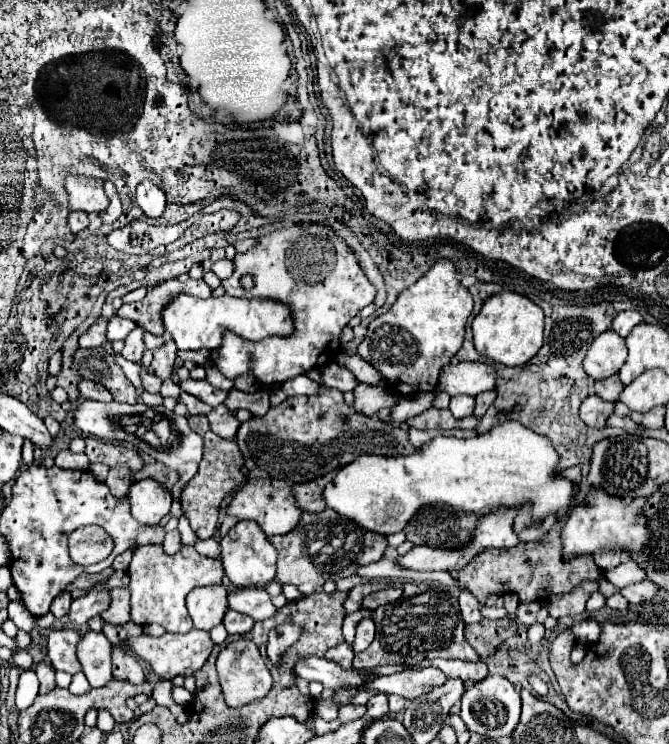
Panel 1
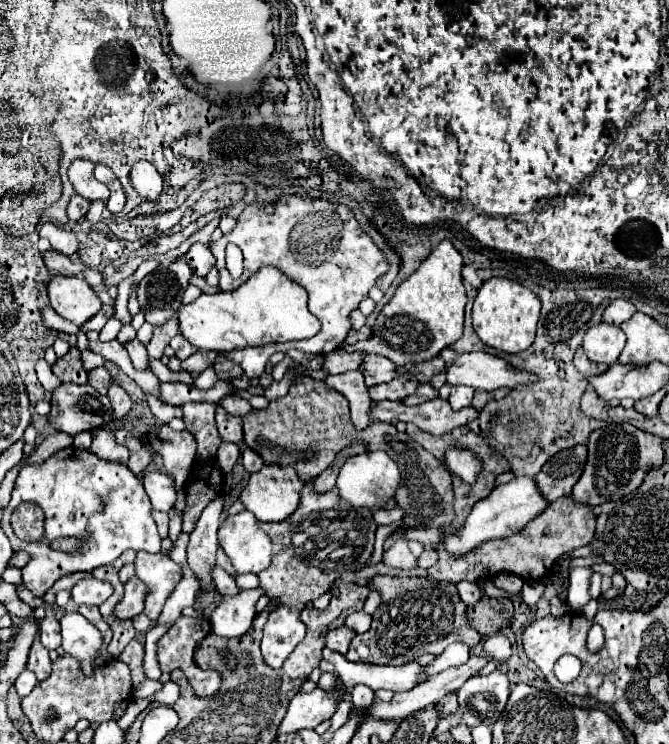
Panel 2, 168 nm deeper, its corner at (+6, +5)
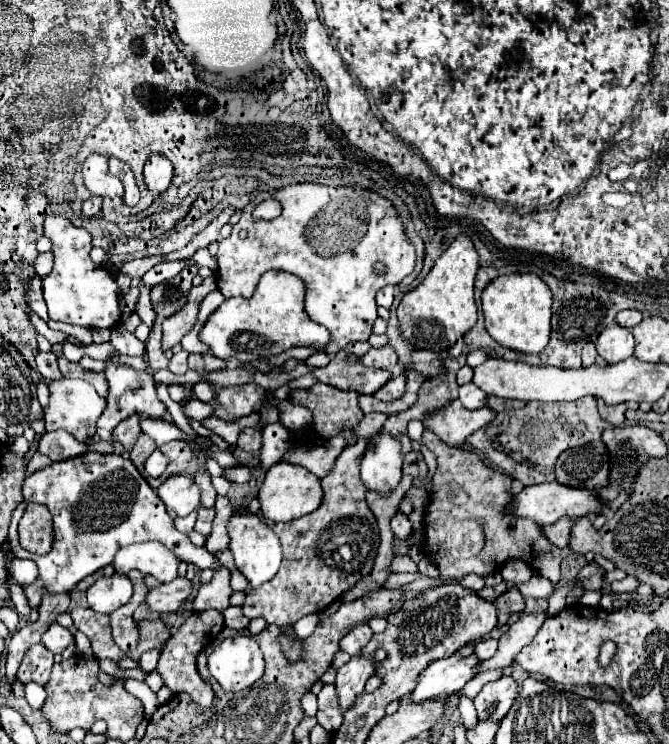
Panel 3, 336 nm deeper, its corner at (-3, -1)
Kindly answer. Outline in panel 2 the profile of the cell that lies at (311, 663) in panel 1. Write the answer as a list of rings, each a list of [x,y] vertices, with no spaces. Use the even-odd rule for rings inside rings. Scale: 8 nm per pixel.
[[[324,649],[322,659],[334,665],[334,673],[342,681],[346,689],[356,685],[368,685],[370,689],[392,689],[392,691],[408,691],[418,683],[422,667],[418,663],[406,663],[400,667],[392,665],[368,665],[364,661],[348,661],[344,655]]]

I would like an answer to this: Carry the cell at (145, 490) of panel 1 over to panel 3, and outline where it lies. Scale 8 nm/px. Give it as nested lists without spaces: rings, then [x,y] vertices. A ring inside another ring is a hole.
[[[173,475],[157,489],[161,501],[177,517],[185,517],[201,505],[201,491],[189,475]]]

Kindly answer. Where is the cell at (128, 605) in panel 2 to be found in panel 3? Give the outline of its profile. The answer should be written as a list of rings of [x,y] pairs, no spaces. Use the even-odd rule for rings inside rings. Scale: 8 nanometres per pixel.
[[[177,577],[171,583],[165,583],[157,589],[151,589],[147,595],[147,603],[157,613],[171,613],[181,609],[181,605],[191,599],[193,583],[185,577]]]

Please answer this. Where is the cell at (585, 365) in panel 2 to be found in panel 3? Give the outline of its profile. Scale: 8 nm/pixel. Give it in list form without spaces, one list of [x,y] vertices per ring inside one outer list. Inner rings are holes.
[[[585,343],[583,345],[583,365],[597,365],[599,363],[599,355],[595,351],[595,345],[593,343]]]

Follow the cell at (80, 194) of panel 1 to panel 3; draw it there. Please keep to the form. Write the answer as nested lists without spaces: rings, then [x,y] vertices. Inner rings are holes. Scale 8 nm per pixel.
[[[93,153],[83,163],[83,179],[87,189],[99,197],[123,197],[123,183],[109,173],[109,159],[101,153]]]

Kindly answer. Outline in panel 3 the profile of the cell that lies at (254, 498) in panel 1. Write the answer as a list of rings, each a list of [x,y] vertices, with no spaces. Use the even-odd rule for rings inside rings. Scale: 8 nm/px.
[[[279,461],[273,467],[269,467],[267,477],[259,489],[259,499],[261,499],[261,511],[265,519],[289,521],[289,519],[297,519],[301,515],[313,513],[323,501],[323,487],[321,487],[319,477],[307,471],[305,467]]]

